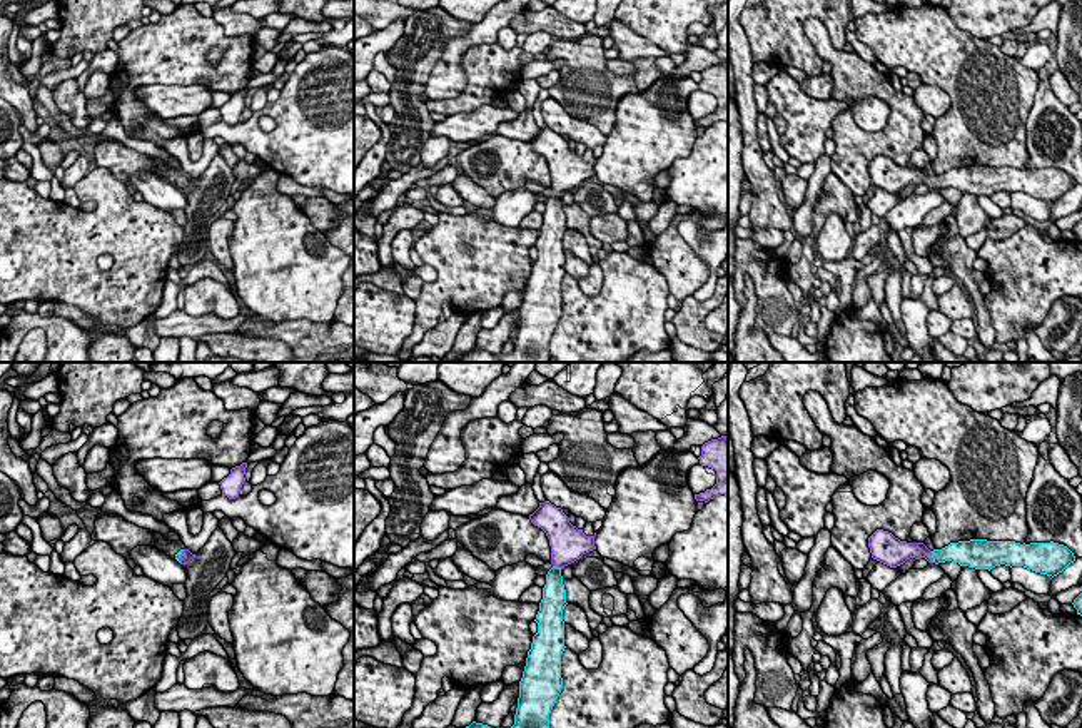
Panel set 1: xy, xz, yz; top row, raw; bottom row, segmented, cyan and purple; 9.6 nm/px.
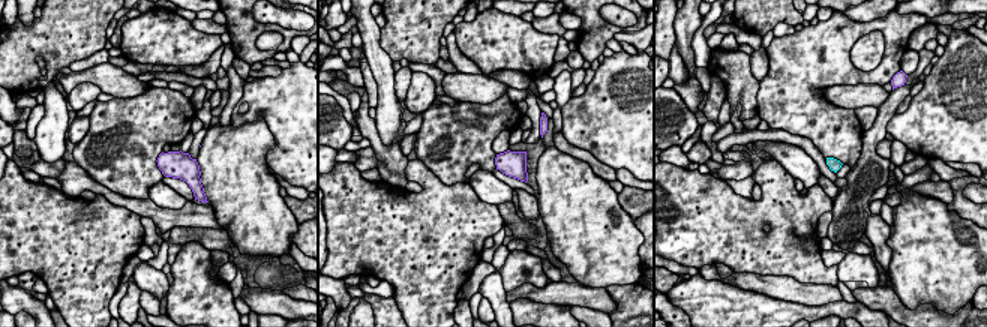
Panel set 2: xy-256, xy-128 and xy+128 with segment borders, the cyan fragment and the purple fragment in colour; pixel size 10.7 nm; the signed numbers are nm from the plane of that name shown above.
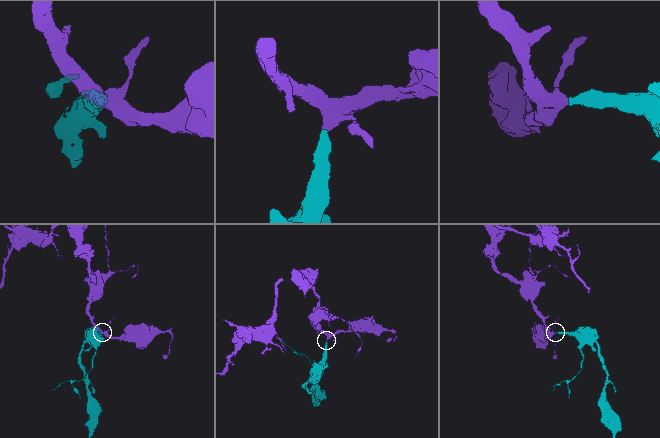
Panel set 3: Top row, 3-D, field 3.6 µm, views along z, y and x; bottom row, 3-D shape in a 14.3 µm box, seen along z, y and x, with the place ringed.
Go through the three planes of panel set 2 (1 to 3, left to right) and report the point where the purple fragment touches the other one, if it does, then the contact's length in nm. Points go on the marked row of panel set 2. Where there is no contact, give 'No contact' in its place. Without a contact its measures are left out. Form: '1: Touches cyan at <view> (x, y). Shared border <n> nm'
1: No contact
2: No contact
3: No contact

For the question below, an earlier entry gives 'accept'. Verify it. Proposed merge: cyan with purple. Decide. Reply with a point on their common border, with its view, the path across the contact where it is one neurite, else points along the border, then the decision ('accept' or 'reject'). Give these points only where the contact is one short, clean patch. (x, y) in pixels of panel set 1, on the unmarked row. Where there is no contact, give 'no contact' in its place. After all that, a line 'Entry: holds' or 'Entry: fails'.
contact yz (932, 182); way yz (955, 177), (932, 182), (919, 176), (907, 176); accept
Entry: holds

